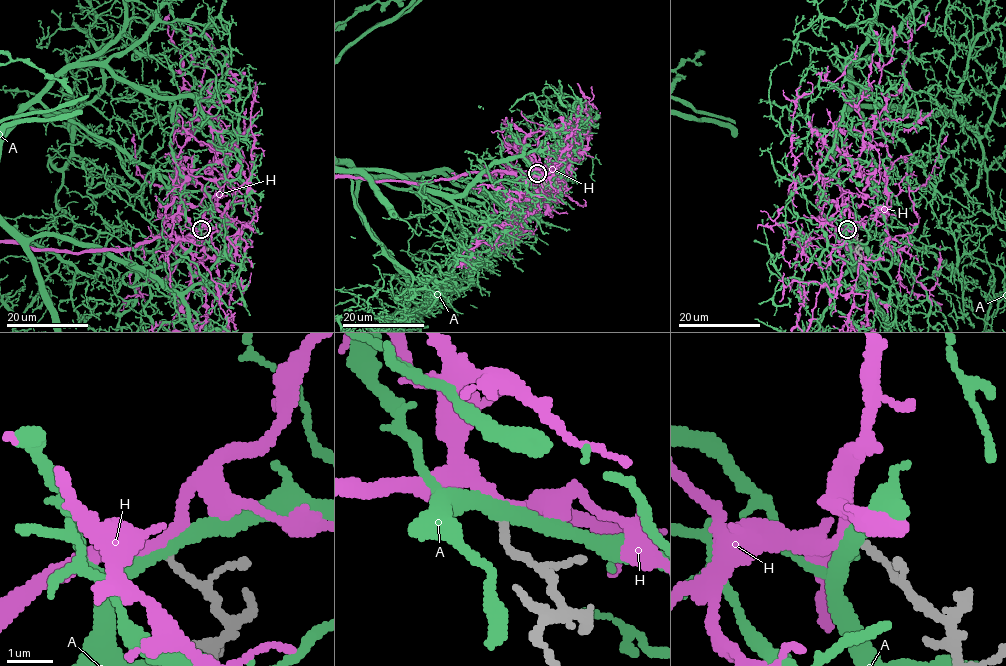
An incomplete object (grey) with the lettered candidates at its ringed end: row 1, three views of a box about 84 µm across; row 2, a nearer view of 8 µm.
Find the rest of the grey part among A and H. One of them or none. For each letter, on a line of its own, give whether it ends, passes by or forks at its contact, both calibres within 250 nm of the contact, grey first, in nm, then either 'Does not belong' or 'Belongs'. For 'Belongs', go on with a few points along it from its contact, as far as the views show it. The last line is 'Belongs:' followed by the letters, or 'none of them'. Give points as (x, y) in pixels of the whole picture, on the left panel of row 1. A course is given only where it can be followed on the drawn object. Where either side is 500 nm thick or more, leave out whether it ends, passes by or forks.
A: It passes by. Thickness 180 nm (grey) against 360 nm. Does not belong
H: It passes by. Thickness 170 nm (grey) against 240 nm. Belongs
Belongs: H

